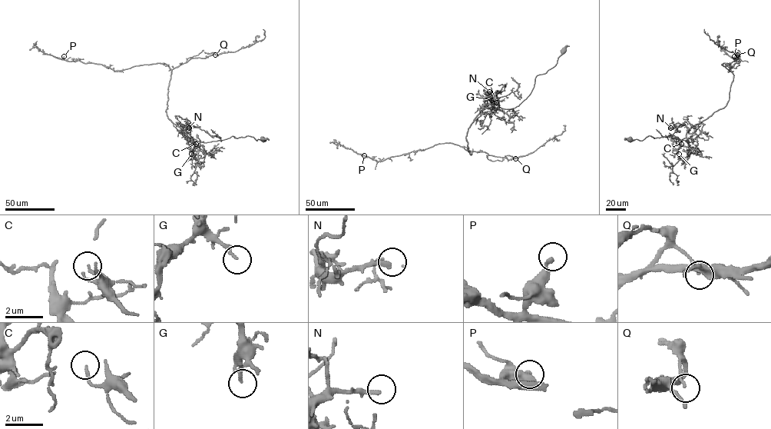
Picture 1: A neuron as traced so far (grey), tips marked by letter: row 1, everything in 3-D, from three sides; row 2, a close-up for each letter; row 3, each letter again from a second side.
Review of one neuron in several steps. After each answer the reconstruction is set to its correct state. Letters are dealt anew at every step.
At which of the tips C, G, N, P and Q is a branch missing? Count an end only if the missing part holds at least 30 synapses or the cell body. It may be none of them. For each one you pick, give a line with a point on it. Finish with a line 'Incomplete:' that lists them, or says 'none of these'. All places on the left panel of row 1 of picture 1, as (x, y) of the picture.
G: place (191, 154)
N: place (189, 128)
Incomplete: G, N

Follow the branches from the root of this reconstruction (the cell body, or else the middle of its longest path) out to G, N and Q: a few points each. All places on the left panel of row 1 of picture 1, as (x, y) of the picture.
G: (263, 139), (256, 141), (248, 135), (237, 138), (232, 136), (203, 142), (192, 138), (191, 154)
N: (263, 139), (256, 141), (248, 135), (237, 138), (232, 136), (203, 142), (193, 138), (182, 125), (189, 128)
Q: (263, 139), (232, 136), (200, 141), (168, 118), (166, 110), (171, 71), (192, 58), (215, 54)

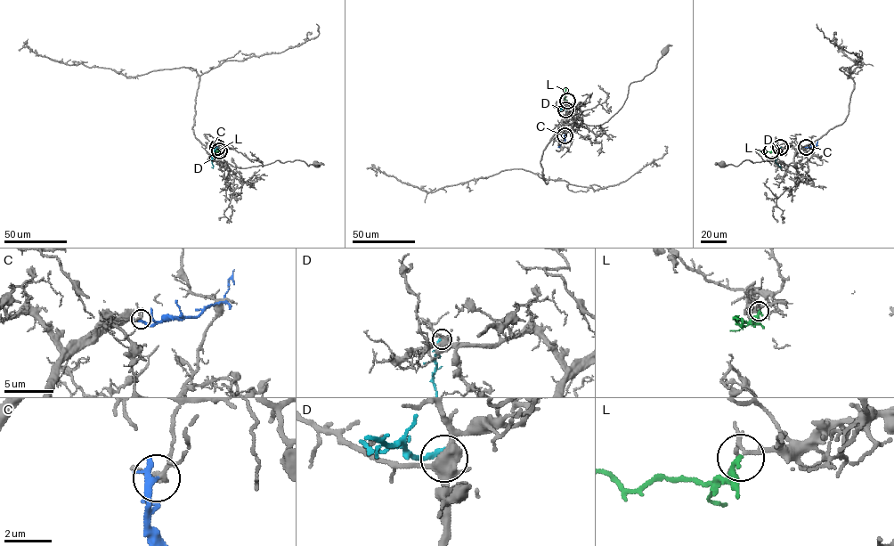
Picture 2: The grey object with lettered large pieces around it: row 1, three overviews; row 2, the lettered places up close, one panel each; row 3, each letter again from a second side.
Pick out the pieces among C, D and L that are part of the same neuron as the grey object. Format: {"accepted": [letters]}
{"accepted": ["L"]}

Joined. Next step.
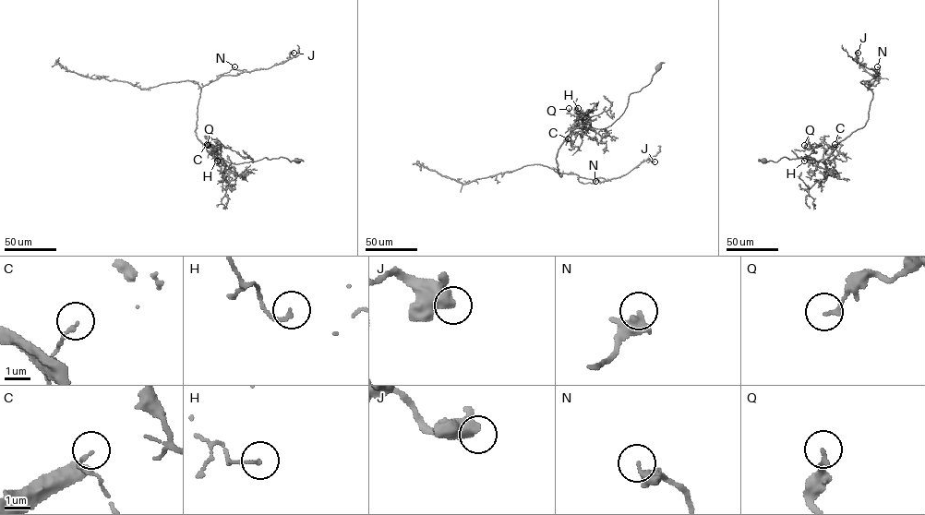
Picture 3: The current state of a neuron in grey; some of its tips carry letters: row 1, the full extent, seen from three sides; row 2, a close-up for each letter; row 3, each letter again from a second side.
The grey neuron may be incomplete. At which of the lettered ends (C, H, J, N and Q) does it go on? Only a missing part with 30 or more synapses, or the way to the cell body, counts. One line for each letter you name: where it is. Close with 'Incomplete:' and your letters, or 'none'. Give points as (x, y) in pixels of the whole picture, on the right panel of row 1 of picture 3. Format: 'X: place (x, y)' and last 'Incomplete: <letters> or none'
Incomplete: none

